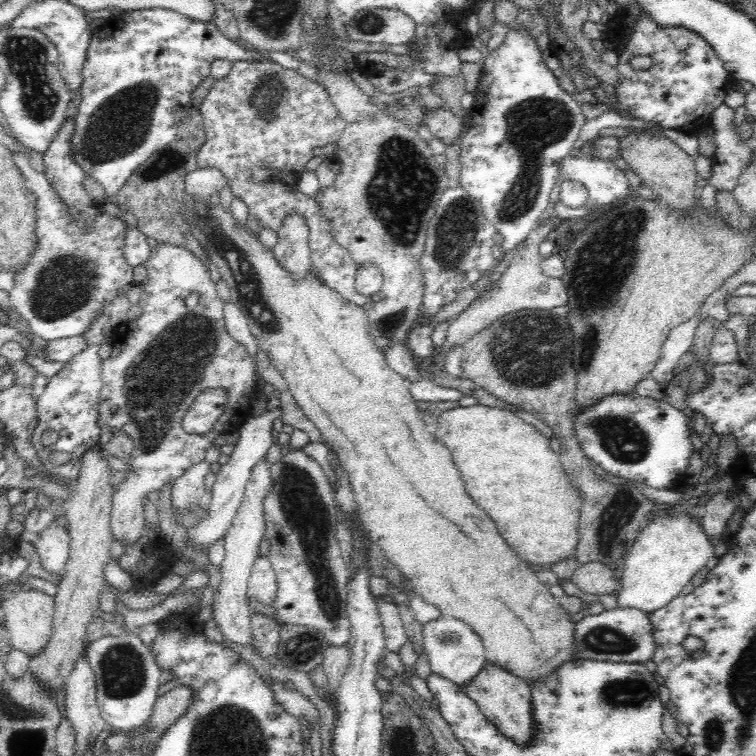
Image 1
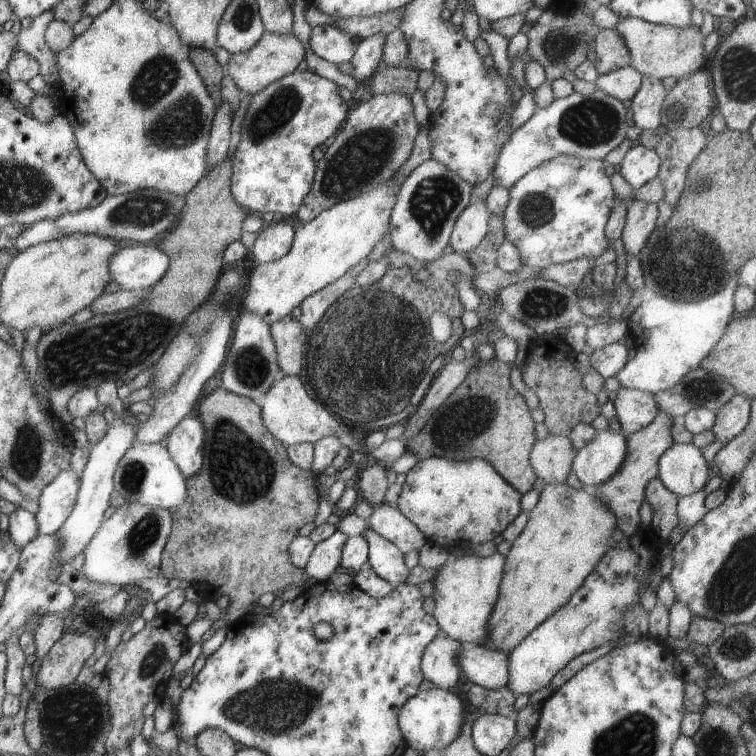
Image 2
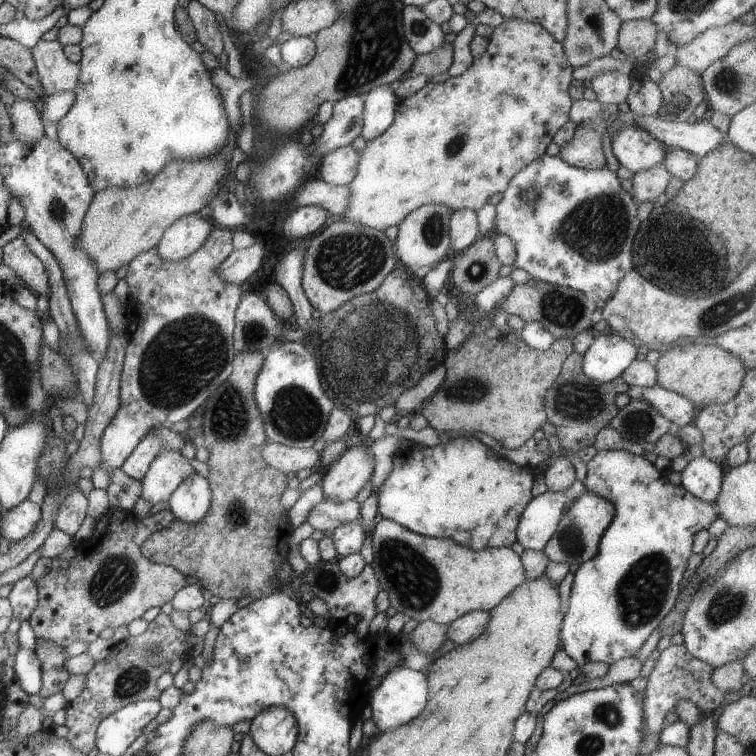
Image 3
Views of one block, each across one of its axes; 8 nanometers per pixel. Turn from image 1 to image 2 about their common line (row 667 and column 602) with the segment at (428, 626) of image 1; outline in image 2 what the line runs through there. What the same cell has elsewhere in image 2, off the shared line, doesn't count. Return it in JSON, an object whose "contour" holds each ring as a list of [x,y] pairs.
{"contour":[[[609,428],[597,430],[592,442],[576,450],[571,472],[583,487],[591,488],[617,472],[627,448],[626,436]]]}

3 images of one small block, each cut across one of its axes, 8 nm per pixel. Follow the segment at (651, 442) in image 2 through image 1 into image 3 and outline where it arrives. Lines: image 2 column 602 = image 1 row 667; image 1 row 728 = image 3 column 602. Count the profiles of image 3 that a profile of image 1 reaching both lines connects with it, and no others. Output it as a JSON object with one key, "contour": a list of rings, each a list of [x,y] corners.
{"contour":[[[586,491],[581,493],[577,500],[569,506],[567,512],[562,512],[555,532],[542,548],[544,555],[553,562],[563,562],[568,566],[579,566],[596,553],[599,539],[611,522],[613,515],[614,506],[612,502],[593,493]]]}

